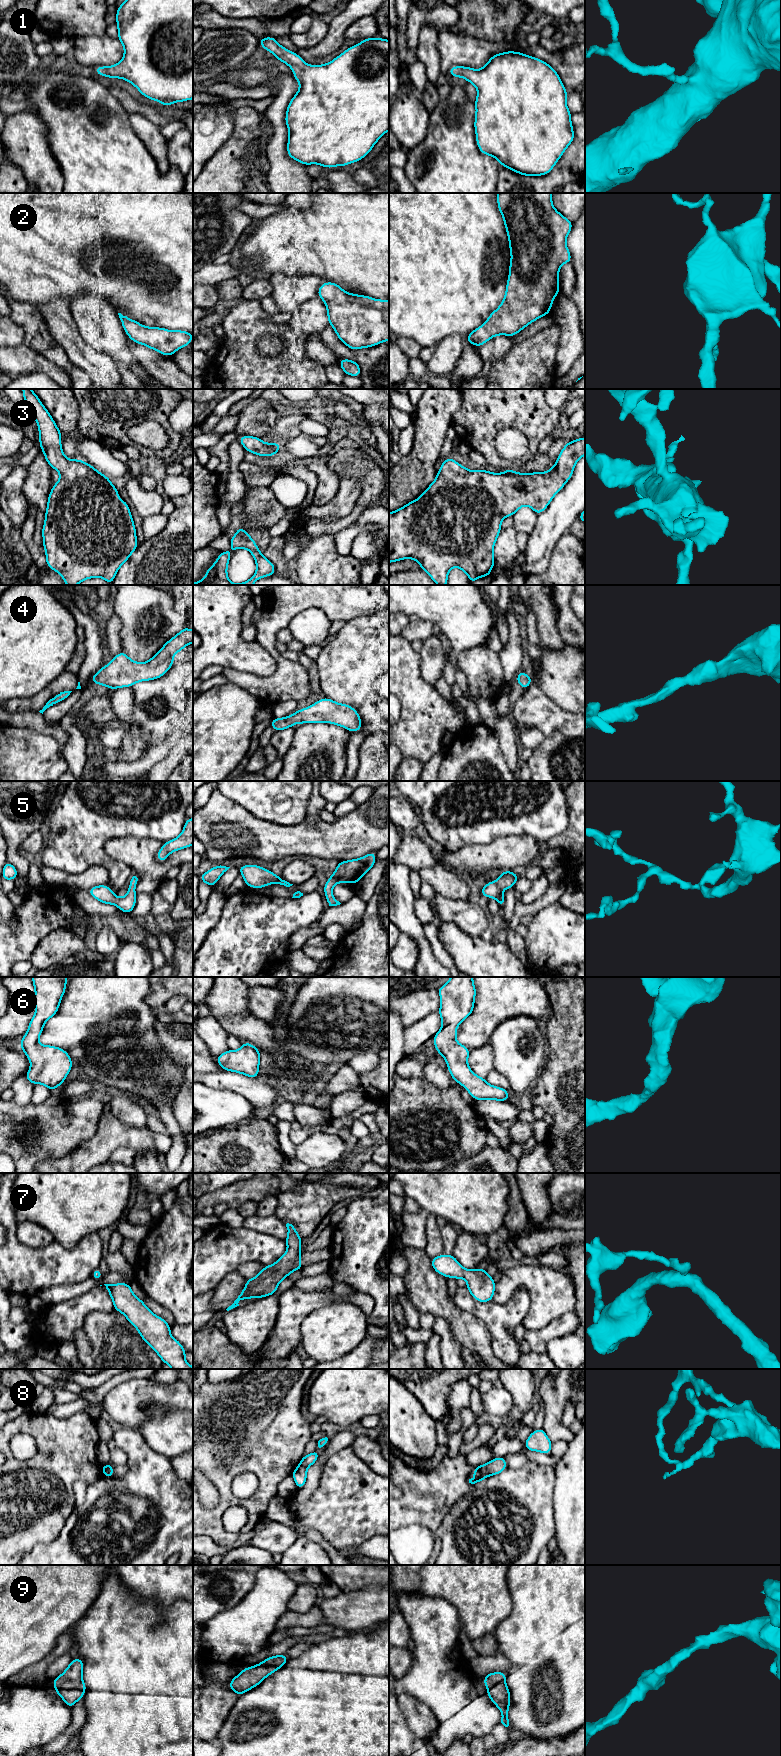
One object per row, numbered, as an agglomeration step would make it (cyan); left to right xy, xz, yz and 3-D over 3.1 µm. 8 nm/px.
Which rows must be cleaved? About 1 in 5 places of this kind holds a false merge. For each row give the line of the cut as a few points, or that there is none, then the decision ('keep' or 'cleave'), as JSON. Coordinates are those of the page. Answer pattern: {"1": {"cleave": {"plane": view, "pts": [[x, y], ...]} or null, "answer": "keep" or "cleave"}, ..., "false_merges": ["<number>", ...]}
{"1": {"cleave": null, "answer": "keep"}, "2": {"cleave": null, "answer": "keep"}, "3": {"cleave": null, "answer": "keep"}, "4": {"cleave": null, "answer": "keep"}, "5": {"cleave": null, "answer": "keep"}, "6": {"cleave": null, "answer": "keep"}, "7": {"cleave": null, "answer": "keep"}, "8": {"cleave": {"plane": "yz", "pts": [[485, 1465], [488, 1475]]}, "answer": "cleave"}, "9": {"cleave": null, "answer": "keep"}, "false_merges": ["8"]}

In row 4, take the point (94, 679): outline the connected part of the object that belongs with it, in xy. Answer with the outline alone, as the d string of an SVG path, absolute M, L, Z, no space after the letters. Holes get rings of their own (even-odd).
M185 626L147 662L135 662L121 651L108 665L103 666L91 677L91 684L97 683L112 690L132 687L140 681L158 679L174 665L174 655L191 643L193 643L193 630Z

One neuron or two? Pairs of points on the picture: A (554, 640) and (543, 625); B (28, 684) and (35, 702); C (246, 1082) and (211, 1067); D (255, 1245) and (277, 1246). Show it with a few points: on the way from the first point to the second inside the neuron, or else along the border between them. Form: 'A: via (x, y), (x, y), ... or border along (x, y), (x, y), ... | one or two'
A: via (550, 636), (547, 629) | one
B: border along (52, 681), (32, 696), (10, 699) | two
C: border along (224, 1070), (203, 1073) | two
D: via (260, 1246), (272, 1246) | one

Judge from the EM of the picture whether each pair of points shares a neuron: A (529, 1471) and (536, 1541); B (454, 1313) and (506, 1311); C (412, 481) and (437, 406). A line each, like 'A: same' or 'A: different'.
A: same
B: different
C: same

